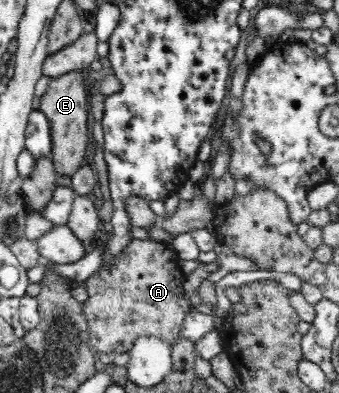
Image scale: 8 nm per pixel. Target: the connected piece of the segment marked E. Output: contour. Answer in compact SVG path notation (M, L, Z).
M73 71L52 78L45 94L41 97L41 109L50 122L50 142L52 142L51 163L58 176L71 178L73 173L84 165L86 145L88 145L88 102L84 87L92 84L90 74L82 76L82 72Z

